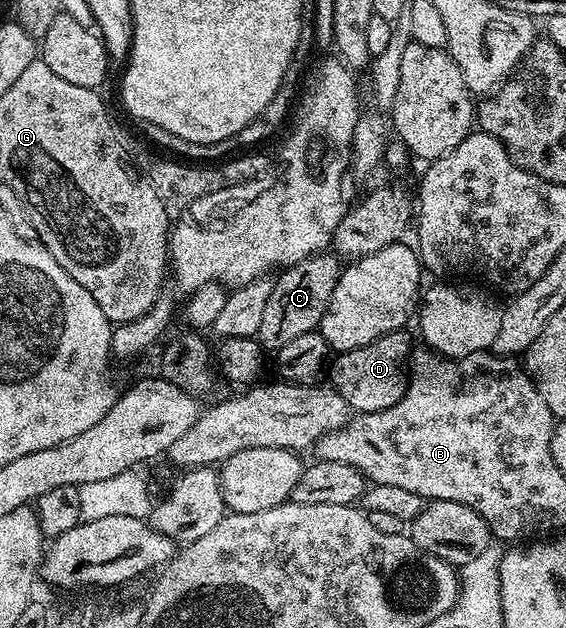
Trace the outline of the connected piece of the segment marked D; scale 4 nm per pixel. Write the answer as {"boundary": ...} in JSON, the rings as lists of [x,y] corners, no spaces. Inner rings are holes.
{"boundary":[[[405,329],[393,330],[372,340],[372,344],[341,351],[329,363],[329,385],[350,405],[351,411],[360,414],[380,412],[384,408],[392,408],[392,404],[402,399],[406,391],[412,349],[406,333]]]}

